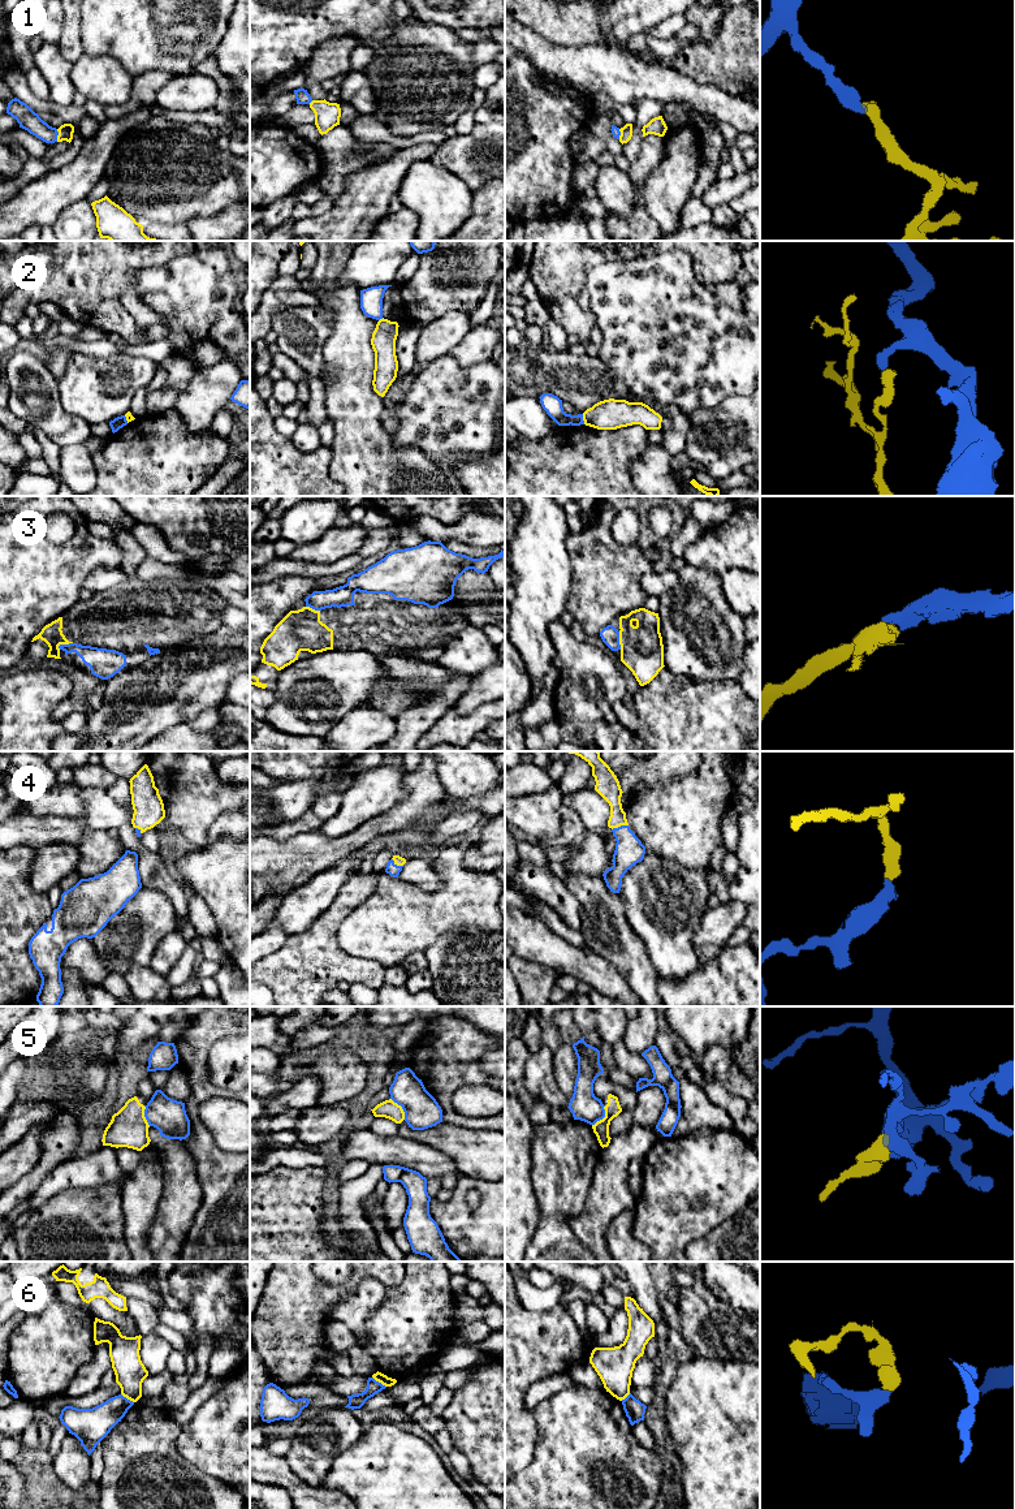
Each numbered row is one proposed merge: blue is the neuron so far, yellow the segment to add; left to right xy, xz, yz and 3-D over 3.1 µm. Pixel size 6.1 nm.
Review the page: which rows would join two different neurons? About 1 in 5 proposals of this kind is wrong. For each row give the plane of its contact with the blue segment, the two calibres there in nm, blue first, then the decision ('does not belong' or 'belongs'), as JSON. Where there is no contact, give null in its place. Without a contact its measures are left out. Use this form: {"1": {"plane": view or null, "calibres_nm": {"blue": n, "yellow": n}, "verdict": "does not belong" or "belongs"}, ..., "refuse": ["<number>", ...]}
{"1": {"plane": "xy", "calibres_nm": {"blue": 120, "yellow": 100}, "verdict": "belongs"}, "2": {"plane": "yz", "calibres_nm": {"blue": 110, "yellow": 190}, "verdict": "belongs"}, "3": {"plane": "yz", "calibres_nm": {"blue": 110, "yellow": 280}, "verdict": "belongs"}, "4": {"plane": "yz", "calibres_nm": {"blue": 180, "yellow": 140}, "verdict": "belongs"}, "5": {"plane": "xz", "calibres_nm": {"blue": 220, "yellow": 110}, "verdict": "belongs"}, "6": {"plane": "xz", "calibres_nm": {"blue": 100, "yellow": 60}, "verdict": "does not belong"}, "refuse": ["6"]}

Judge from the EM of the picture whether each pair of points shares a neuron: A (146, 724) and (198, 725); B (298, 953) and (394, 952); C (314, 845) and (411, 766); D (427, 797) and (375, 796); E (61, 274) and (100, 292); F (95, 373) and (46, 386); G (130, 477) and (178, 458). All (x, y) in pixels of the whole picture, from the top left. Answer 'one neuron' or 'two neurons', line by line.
A: two neurons
B: two neurons
C: two neurons
D: two neurons
E: one neuron
F: two neurons
G: one neuron

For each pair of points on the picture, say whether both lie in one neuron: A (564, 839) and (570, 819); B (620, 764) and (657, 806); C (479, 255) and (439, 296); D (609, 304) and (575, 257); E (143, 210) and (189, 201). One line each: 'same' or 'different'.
A: same
B: different
C: same
D: different
E: same

